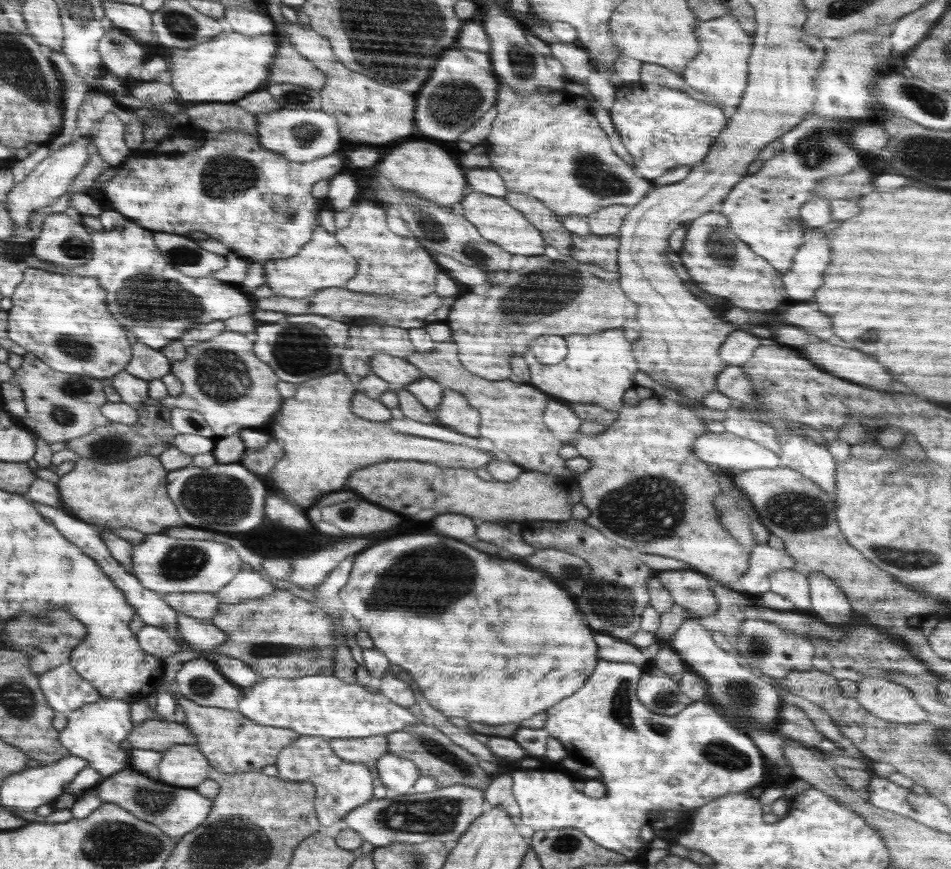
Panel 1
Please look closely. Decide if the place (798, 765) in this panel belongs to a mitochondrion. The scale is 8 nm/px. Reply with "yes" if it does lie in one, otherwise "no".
no

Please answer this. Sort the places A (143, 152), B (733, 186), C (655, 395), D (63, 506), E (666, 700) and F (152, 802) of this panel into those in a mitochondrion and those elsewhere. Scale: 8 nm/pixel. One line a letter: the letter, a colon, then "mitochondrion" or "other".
A: other
B: other
C: other
D: other
E: mitochondrion
F: mitochondrion

